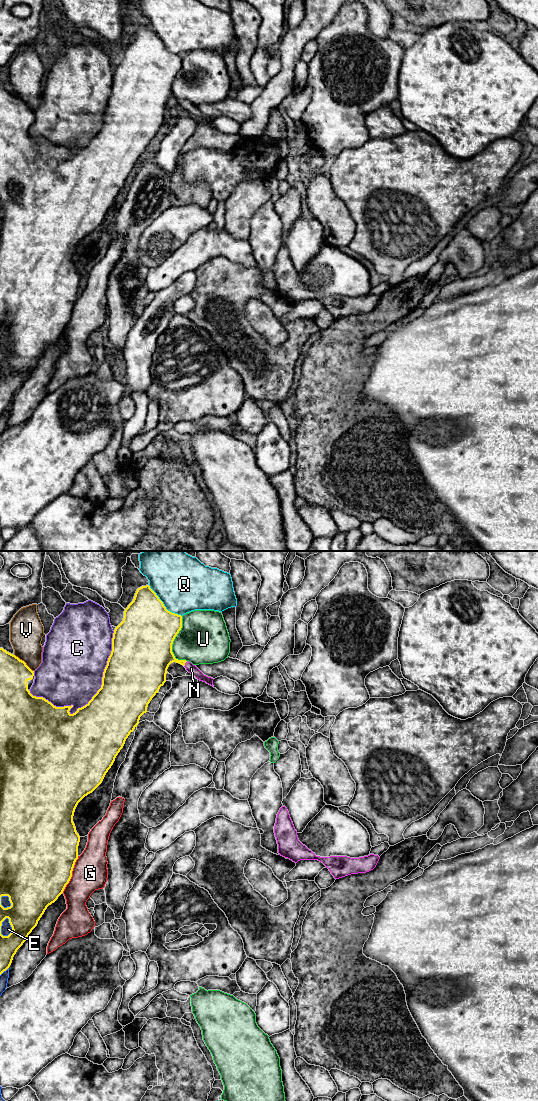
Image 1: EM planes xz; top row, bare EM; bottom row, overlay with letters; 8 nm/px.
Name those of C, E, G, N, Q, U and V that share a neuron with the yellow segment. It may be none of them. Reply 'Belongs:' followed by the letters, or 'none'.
Belongs: N

